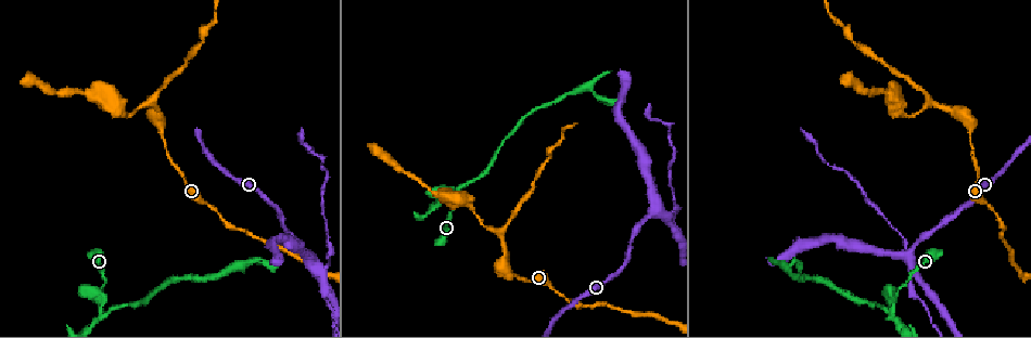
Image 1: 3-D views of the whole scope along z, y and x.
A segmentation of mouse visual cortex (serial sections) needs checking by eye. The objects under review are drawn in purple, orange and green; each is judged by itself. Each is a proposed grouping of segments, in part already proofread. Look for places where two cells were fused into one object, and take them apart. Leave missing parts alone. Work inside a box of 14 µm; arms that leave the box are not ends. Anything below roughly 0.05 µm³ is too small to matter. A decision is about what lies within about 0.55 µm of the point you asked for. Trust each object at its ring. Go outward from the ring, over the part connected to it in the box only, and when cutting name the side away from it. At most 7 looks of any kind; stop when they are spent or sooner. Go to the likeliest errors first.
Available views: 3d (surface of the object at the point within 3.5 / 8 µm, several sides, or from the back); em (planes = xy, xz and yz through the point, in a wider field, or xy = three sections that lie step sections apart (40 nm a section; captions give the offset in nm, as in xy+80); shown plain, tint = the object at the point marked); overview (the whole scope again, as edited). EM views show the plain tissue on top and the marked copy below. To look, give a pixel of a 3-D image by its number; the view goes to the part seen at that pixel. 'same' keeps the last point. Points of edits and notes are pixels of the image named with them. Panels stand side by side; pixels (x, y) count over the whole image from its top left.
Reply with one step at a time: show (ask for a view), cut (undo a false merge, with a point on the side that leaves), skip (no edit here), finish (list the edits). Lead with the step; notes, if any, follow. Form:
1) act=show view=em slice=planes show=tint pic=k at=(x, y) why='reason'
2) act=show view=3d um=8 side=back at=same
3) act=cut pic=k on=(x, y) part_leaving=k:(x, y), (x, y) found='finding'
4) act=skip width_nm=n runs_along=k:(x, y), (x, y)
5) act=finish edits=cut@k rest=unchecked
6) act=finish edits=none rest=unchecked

act=show view=3d um=3.5 pic=1 at=(107, 314) why='two arms in line, one across'

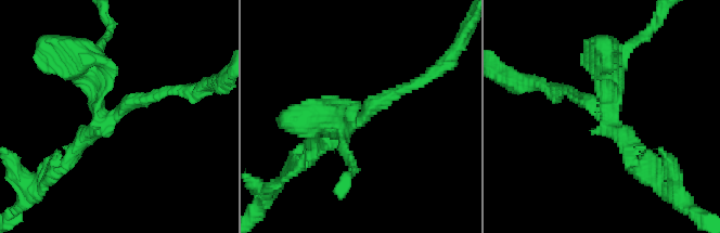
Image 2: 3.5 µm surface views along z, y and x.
act=show view=em slice=xy step=3 show=tint pic=2 at=(114, 118)

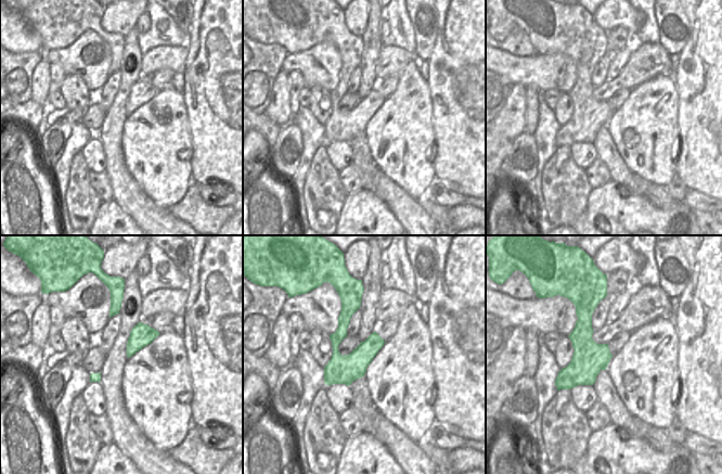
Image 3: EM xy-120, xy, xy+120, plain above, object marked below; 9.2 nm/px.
act=skip arms=3 arm_widths_nm=200,250,250 runs_along=2:(342, 136), (415, 86) found='continuous, no second cell'

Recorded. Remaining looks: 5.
act=show view=3d um=3.5 side=back pic=1 at=(598, 98) why='a narrow waist'

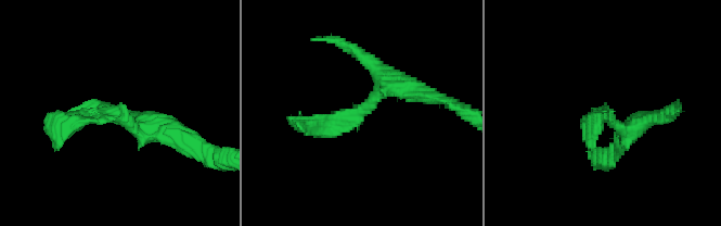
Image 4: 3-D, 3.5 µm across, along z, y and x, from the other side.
act=show view=em slice=xy step=1 show=tint pic=4 at=(123, 119)

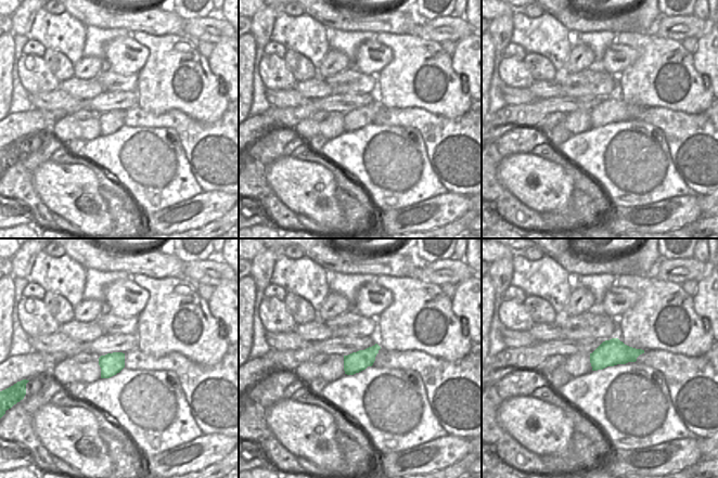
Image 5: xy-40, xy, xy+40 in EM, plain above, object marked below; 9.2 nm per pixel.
act=skip found='all the same cell'

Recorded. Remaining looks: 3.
act=show view=3d um=3.5 pic=1 at=(151, 100) why='three arms meet'

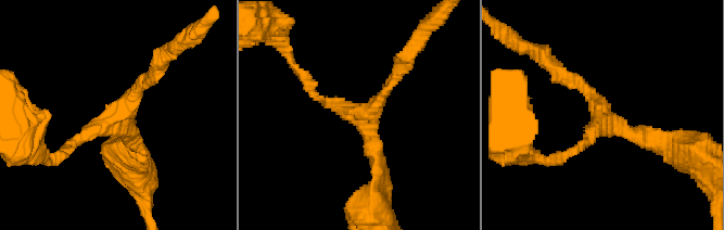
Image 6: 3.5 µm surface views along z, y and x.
act=skip runs_along=6:(376, 186), (365, 124), (312, 88) found='one cell here'

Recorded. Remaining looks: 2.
act=finish edits=none rest=unchecked

